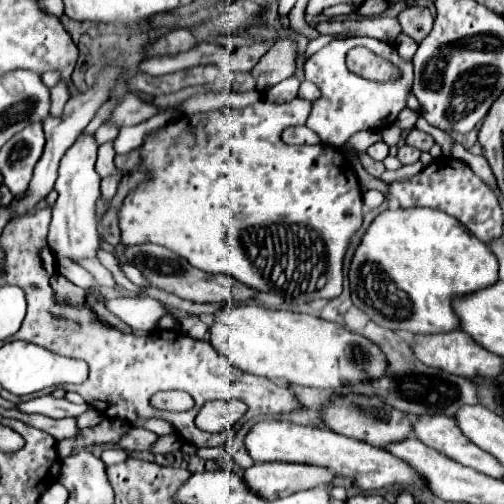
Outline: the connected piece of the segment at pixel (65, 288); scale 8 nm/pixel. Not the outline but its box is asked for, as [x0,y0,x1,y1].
[51,272,87,306]

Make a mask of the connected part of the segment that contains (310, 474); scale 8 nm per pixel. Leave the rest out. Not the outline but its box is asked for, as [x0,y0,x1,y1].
[245,464,333,500]

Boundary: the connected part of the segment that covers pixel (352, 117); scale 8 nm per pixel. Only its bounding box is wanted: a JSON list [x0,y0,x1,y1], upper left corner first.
[305,38,413,148]

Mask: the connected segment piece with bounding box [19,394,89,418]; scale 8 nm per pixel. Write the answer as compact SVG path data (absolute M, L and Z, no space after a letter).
M41 396L29 402L21 402L19 404L21 412L37 412L37 414L45 414L49 418L65 418L65 416L79 416L85 410L89 410L87 404L73 404L65 398L55 398L55 396Z

